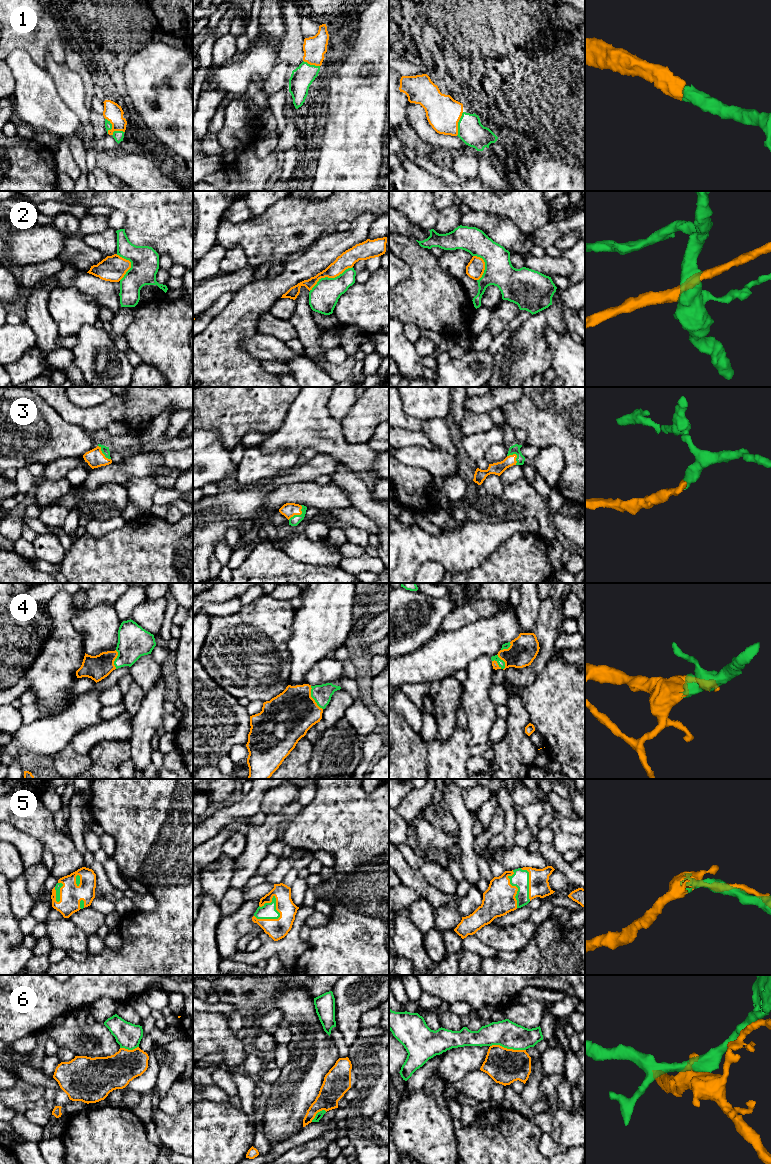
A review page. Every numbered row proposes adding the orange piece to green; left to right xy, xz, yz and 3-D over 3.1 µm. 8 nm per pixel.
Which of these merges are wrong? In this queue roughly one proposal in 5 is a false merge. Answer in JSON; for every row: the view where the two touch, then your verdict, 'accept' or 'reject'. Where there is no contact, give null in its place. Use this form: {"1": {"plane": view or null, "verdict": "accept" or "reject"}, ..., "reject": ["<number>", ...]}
{"1": {"plane": "yz", "verdict": "accept"}, "2": {"plane": "xz", "verdict": "reject"}, "3": {"plane": "xz", "verdict": "accept"}, "4": {"plane": "xz", "verdict": "accept"}, "5": {"plane": "xz", "verdict": "accept"}, "6": {"plane": "yz", "verdict": "reject"}, "reject": ["2", "6"]}

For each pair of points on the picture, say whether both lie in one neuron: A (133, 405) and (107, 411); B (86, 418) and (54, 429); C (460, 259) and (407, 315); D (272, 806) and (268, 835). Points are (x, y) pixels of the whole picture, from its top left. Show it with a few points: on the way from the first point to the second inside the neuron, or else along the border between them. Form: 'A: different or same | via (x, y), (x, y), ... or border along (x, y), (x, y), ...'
A: same | via (127, 405), (113, 410)
B: different | border along (53, 409), (65, 420), (77, 424), (91, 435)
C: different | border along (437, 258), (438, 263), (454, 276), (464, 289)
D: different | border along (292, 802), (266, 816)

